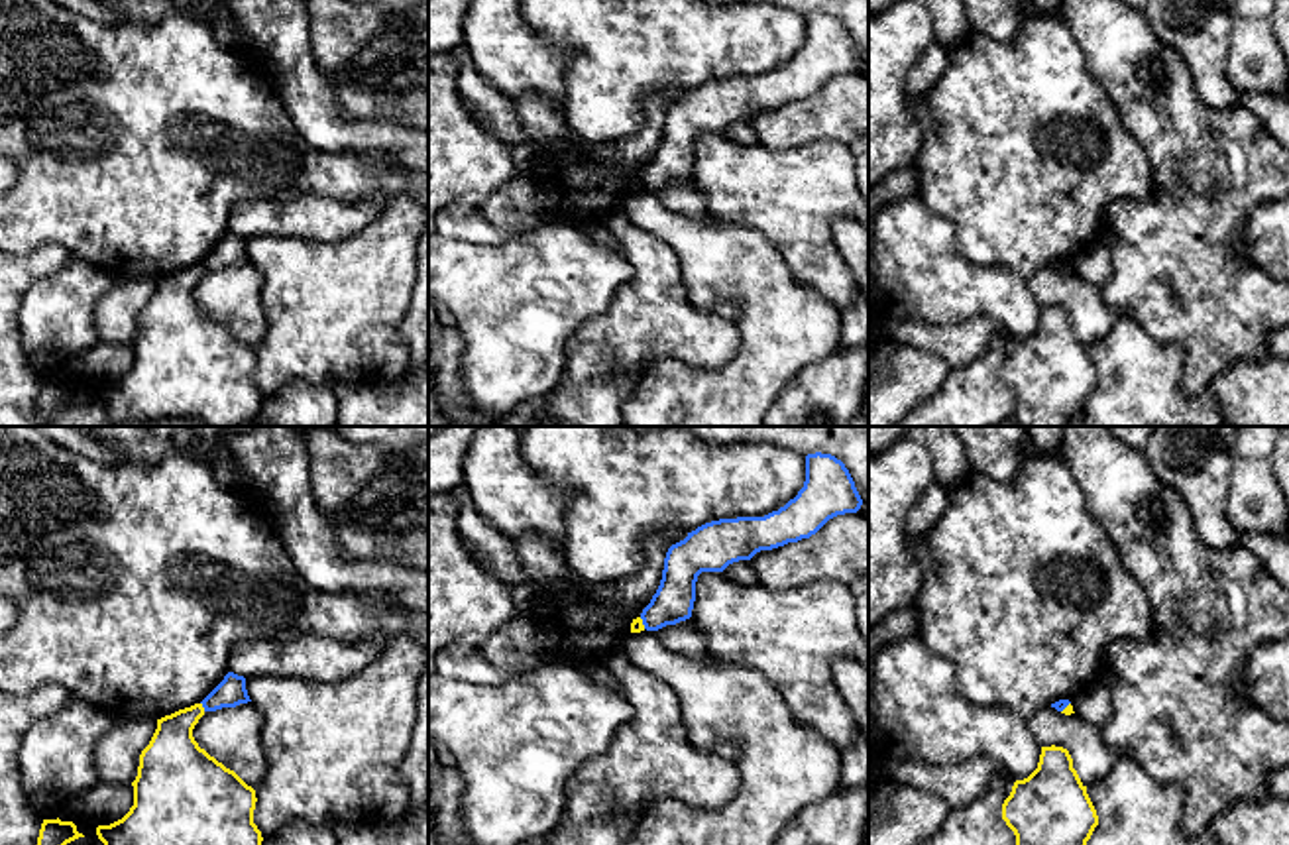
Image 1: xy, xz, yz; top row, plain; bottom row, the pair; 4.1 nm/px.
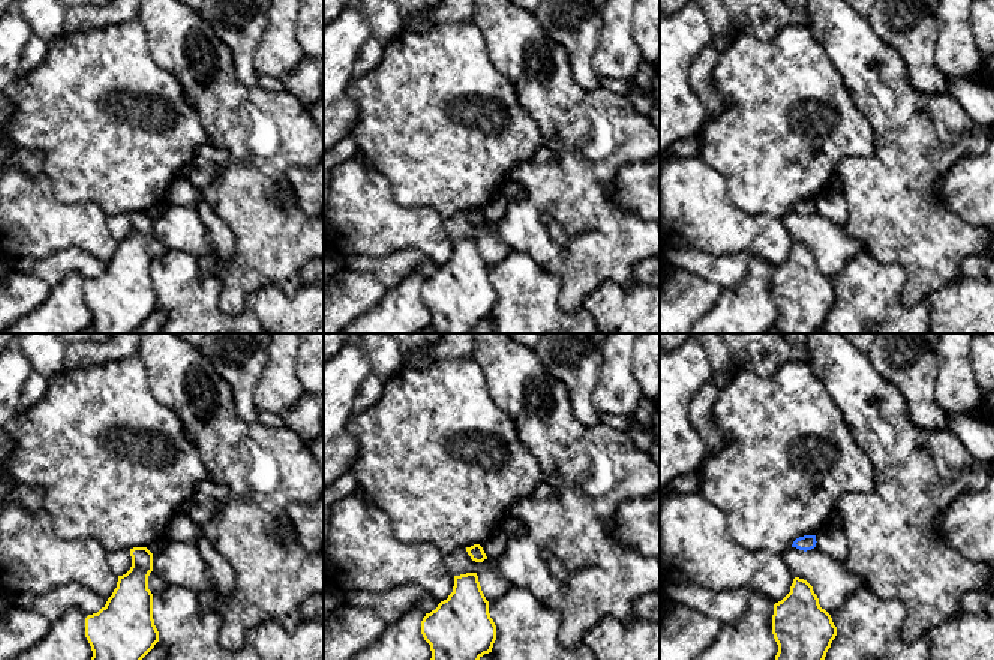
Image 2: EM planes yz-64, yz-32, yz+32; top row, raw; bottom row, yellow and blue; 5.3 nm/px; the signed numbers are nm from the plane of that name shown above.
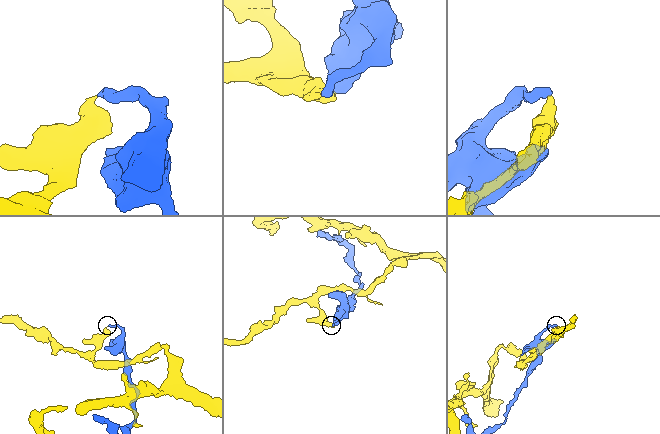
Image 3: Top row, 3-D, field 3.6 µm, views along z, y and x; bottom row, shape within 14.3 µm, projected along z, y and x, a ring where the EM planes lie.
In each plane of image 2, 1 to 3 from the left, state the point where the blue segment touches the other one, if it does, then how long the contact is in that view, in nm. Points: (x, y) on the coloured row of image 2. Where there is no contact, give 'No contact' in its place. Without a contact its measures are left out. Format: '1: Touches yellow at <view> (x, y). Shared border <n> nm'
1: No contact
2: No contact
3: No contact

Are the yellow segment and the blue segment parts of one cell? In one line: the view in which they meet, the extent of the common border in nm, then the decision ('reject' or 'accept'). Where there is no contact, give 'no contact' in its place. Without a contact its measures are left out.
xy | 40 nm | reject

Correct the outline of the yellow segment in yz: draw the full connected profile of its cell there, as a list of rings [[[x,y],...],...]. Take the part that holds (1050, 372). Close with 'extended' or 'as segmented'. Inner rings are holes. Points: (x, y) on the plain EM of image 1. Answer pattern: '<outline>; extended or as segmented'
[[[1055,305],[1041,307],[1037,328],[1014,342],[1002,379],[1016,395],[1014,419],[1022,426],[1065,426],[1098,385],[1069,310]]]; as segmented

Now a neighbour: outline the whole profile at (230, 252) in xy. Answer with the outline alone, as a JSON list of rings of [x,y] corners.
[[[228,232],[224,240],[200,261],[204,271],[216,271],[222,267],[236,267],[252,261],[246,250],[246,238]]]

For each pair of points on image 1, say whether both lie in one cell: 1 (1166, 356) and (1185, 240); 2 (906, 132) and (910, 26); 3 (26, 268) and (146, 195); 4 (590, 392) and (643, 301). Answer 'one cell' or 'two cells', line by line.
1: two cells
2: one cell
3: two cells
4: one cell

